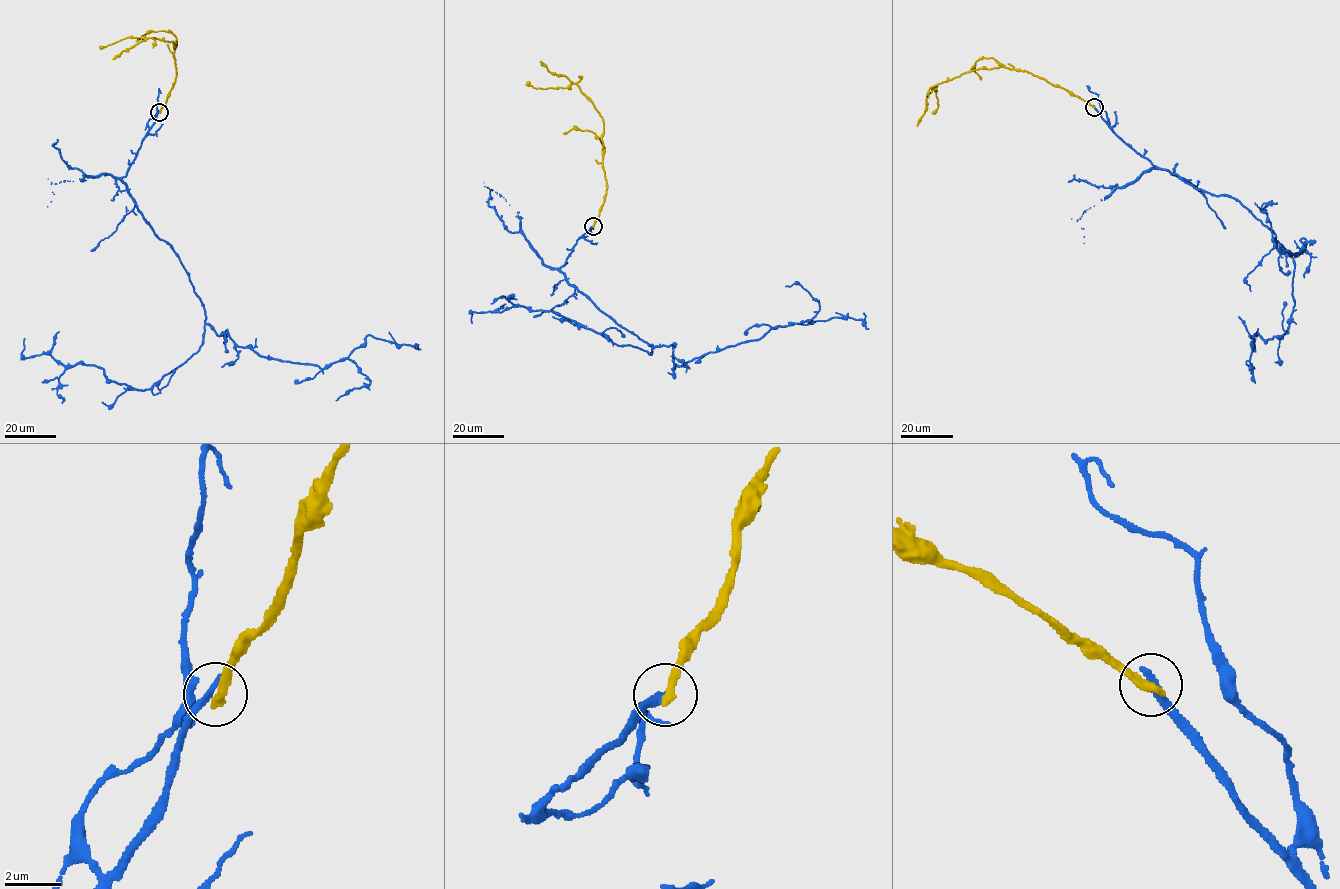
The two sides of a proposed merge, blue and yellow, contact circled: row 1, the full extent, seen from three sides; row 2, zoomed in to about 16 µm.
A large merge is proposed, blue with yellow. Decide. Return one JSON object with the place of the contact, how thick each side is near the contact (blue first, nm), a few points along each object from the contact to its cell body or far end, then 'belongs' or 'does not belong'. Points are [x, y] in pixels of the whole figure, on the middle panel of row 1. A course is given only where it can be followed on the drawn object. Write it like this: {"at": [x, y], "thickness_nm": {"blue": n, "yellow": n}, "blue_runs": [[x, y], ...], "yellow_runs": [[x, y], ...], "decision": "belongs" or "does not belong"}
{"at": [593, 226], "thickness_nm": {"blue": 320, "yellow": 320}, "blue_runs": [[593, 226], [560, 270], [653, 349], [672, 346], [673, 369], [779, 326], [842, 317], [868, 329]], "yellow_runs": [[593, 226], [607, 187], [602, 164], [602, 117], [576, 84], [543, 89], [533, 88], [527, 81]], "decision": "does not belong"}

